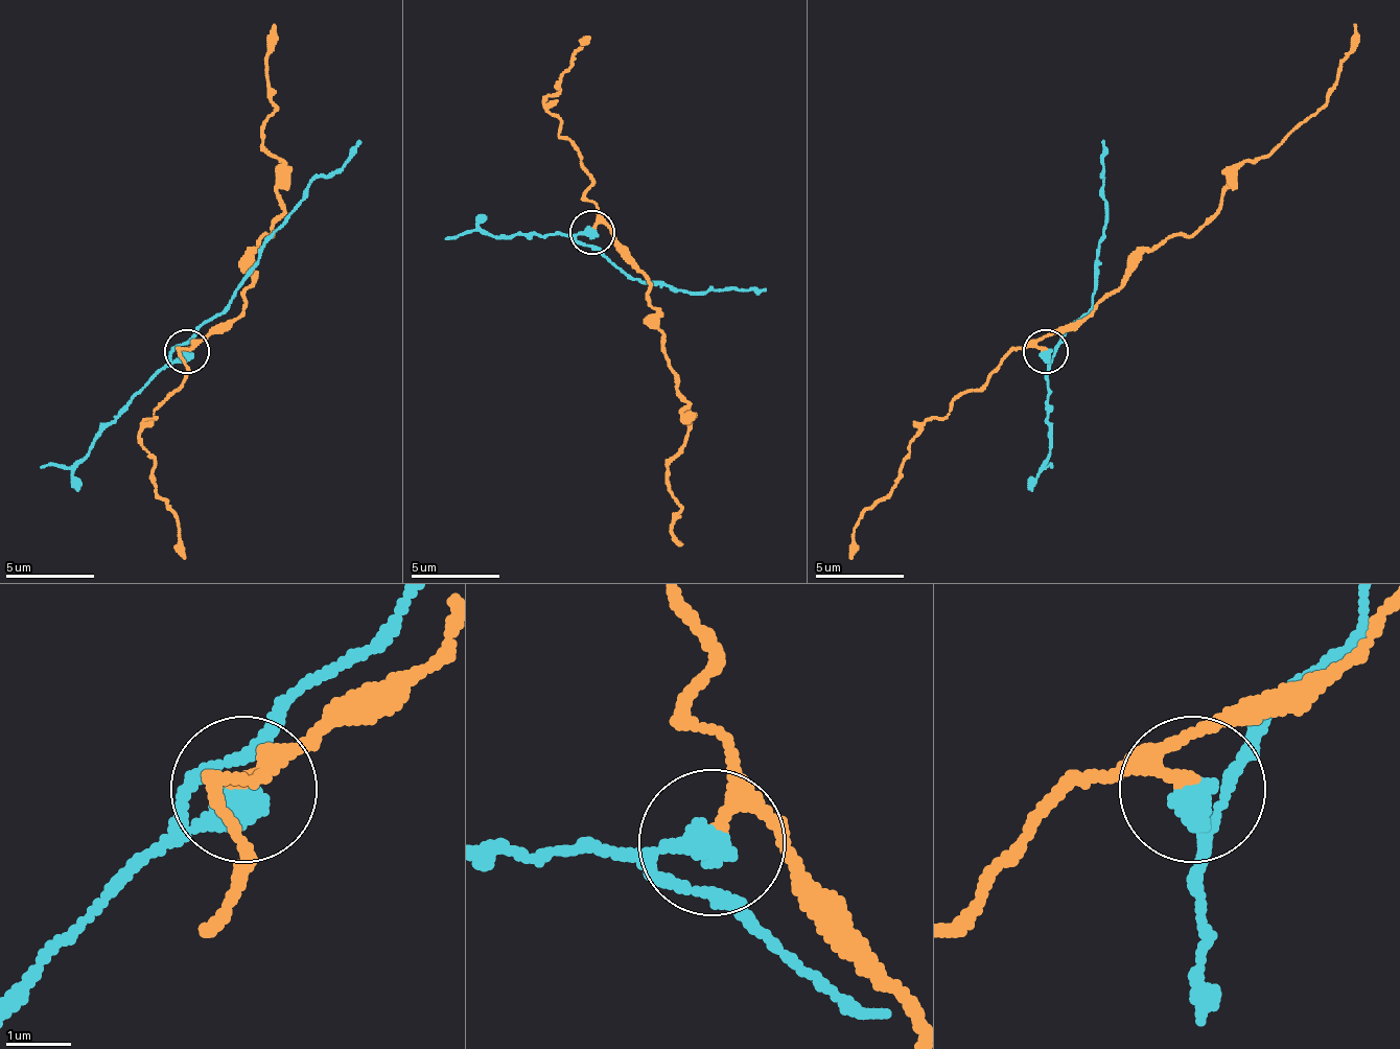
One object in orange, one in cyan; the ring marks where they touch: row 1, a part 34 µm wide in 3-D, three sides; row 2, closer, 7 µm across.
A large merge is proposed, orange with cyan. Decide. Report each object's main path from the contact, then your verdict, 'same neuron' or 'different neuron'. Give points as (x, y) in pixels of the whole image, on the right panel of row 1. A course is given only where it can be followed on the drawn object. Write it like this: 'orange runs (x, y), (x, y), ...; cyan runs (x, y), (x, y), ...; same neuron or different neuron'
orange runs (1047, 350), (1037, 342), (1069, 332), (1140, 256), (1193, 234), (1247, 163), (1323, 105), (1354, 25); cyan runs (1047, 350), (1055, 346), (1095, 293), (1095, 248), (1104, 194), (1100, 141); different neuron

